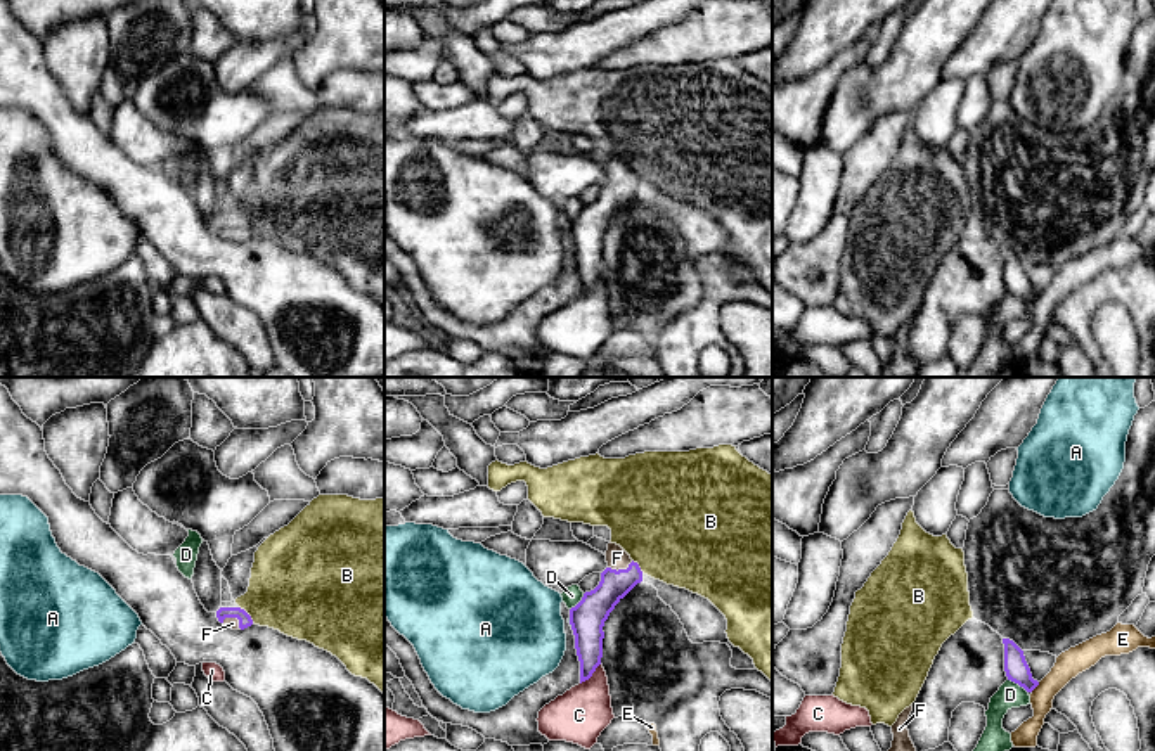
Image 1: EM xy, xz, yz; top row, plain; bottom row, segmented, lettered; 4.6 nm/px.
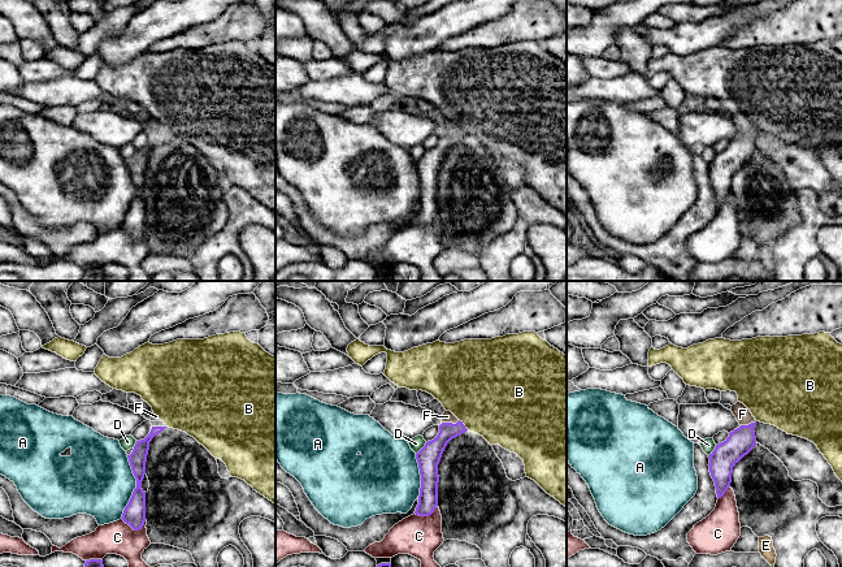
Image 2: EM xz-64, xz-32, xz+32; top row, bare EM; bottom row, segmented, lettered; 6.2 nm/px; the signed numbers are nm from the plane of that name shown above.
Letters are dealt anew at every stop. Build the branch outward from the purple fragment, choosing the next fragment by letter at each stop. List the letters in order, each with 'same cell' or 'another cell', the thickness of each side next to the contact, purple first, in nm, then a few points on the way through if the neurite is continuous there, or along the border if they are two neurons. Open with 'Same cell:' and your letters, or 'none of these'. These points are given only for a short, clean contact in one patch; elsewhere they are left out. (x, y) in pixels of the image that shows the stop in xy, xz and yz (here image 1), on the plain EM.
Same cell: F
A: another cell; 160 nm thick on the purple side, 20 nm on the other
B: another cell; 60 nm thick on the purple side, 420 nm on the other; border along xy (239, 218), (253, 234)
C: another cell; 150 nm thick on the purple side, 240 nm on the other
D: another cell; 110 nm thick on the purple side, 120 nm on the other
E: another cell; 110 nm thick on the purple side, 120 nm on the other; border along yz (1039, 295), (1031, 303)
F: same cell; 150 nm thick on the purple side, 100 nm on the other; runs through xz (594, 220), (620, 182), (617, 170)

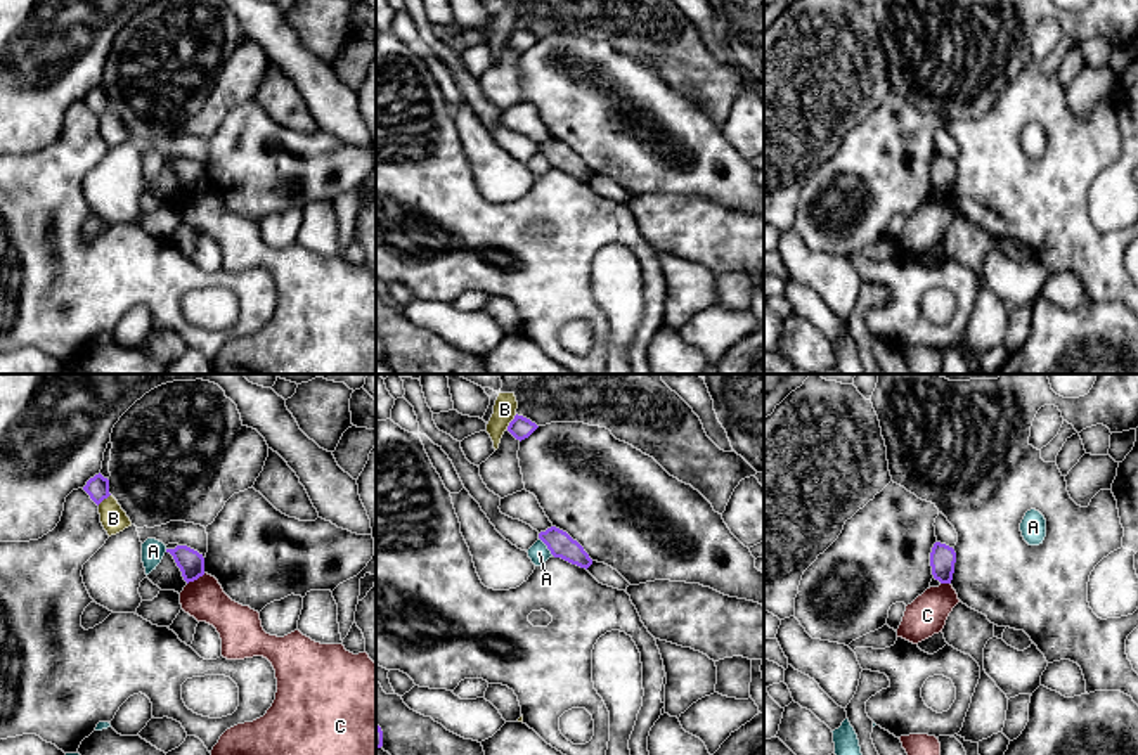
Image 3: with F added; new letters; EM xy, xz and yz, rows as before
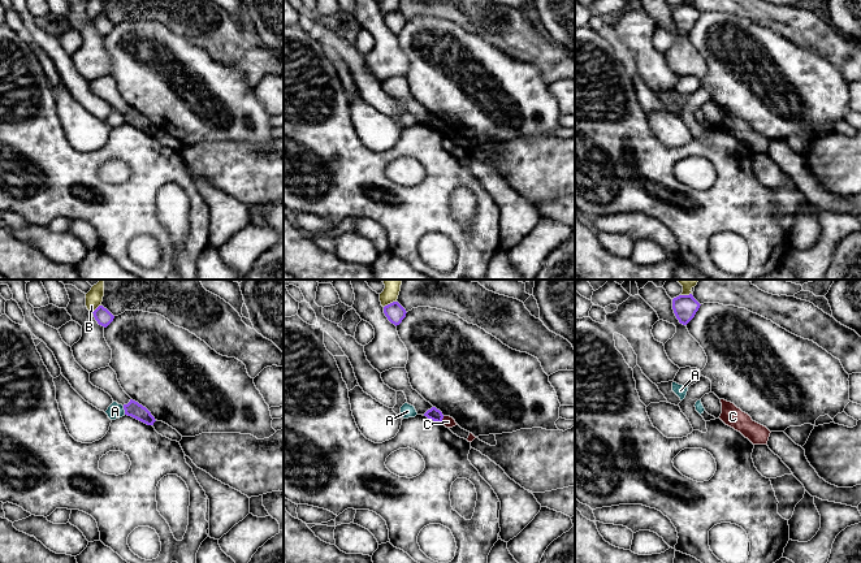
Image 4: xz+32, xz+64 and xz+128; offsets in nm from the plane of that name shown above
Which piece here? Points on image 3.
Same cell: none of these
A: another cell; 120 nm thick on the purple side, 90 nm on the other; border along xz (539, 149), (553, 167)
B: another cell; 100 nm thick on the purple side, 110 nm on the other
C: another cell; 120 nm thick on the purple side, 190 nm on the other; border along xy (205, 186), (187, 196)

